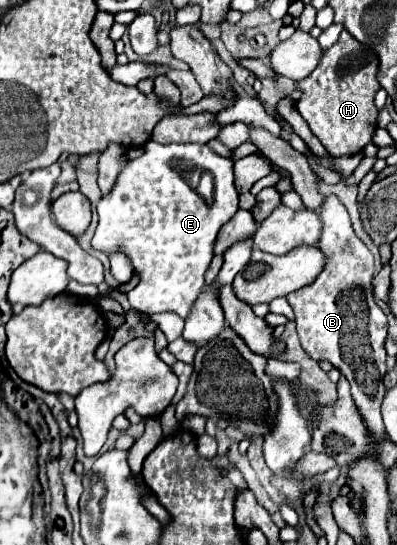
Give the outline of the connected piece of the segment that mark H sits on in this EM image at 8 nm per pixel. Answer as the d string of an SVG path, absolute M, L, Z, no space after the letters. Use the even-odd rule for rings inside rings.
M343 31L339 41L323 53L317 69L299 81L303 97L297 101L297 111L329 155L355 155L371 141L373 131L377 129L377 107L373 105L373 97L381 89L377 67L379 63L373 49L357 43L349 31Z

